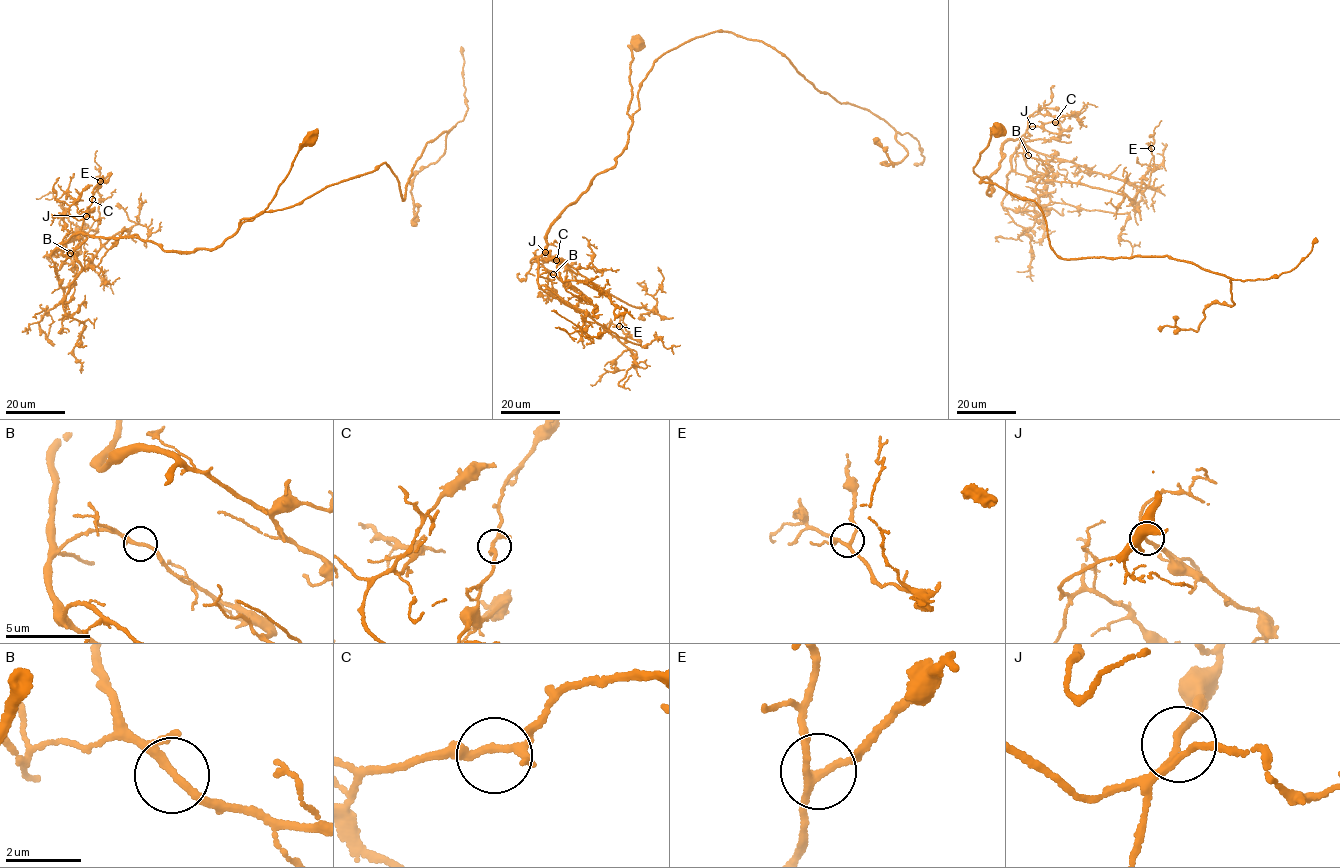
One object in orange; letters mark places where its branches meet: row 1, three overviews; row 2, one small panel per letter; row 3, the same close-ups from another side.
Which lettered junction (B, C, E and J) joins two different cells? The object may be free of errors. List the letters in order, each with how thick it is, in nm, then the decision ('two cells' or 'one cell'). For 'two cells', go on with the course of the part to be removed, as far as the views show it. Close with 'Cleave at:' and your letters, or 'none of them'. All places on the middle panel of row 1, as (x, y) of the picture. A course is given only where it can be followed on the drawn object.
B: 170 nm thick; one cell
C: 160 nm thick; one cell
E: 160 nm thick; one cell
J: 140 nm thick; one cell
Cleave at: none of them

